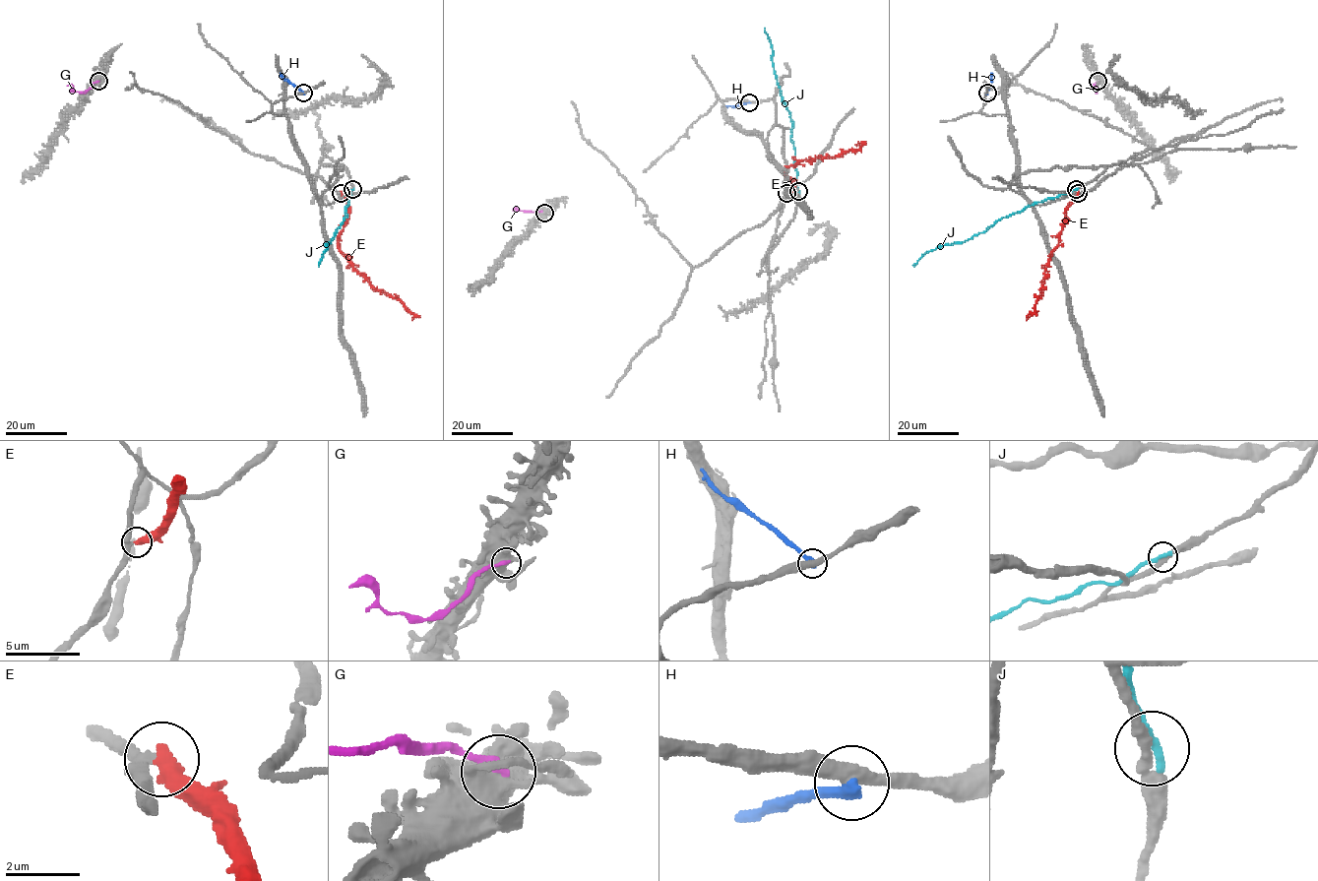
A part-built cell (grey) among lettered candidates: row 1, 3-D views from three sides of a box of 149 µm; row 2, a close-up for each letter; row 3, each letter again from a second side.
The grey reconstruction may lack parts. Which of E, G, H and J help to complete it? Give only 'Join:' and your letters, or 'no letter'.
Join: no letter

